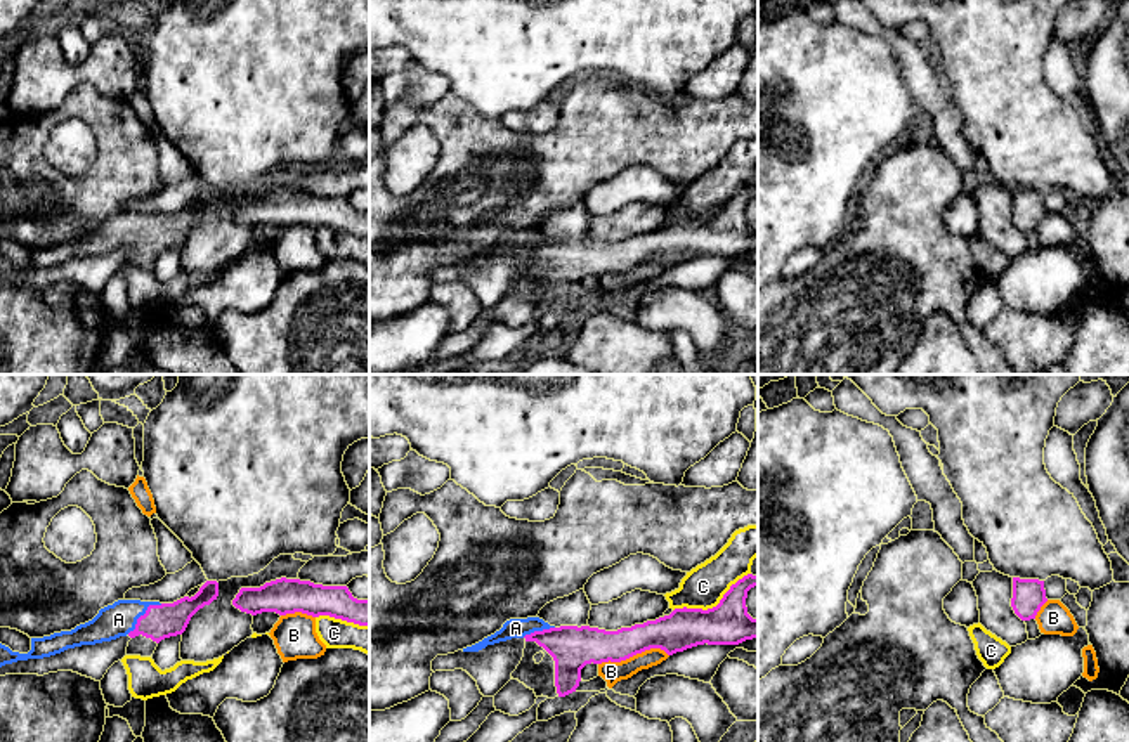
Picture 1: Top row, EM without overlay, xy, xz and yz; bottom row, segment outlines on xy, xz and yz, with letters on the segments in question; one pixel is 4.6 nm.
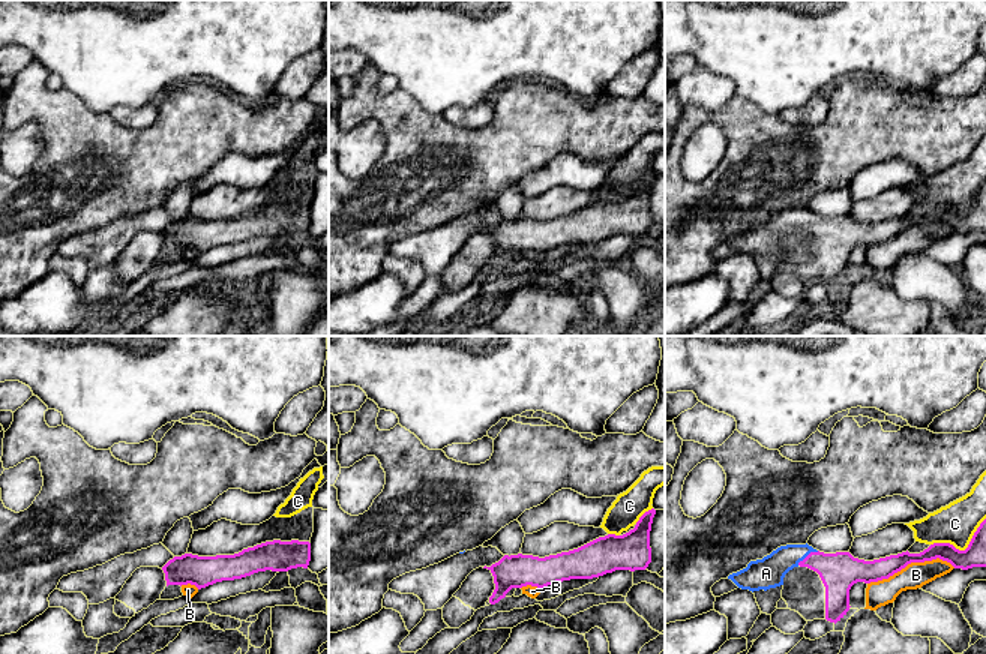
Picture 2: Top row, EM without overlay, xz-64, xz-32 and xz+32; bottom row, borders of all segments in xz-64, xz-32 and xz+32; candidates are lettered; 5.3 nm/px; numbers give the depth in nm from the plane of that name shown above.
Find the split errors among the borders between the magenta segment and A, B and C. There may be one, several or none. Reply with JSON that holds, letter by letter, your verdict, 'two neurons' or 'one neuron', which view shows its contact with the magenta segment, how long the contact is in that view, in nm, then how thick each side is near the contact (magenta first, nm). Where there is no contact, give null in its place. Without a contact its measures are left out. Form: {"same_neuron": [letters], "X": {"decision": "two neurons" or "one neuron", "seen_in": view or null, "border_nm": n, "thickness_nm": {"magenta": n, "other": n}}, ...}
{"same_neuron": ["A"], "A": {"decision": "one neuron", "seen_in": "xy", "border_nm": 220, "thickness_nm": {"magenta": 160, "other": 160}}, "B": {"decision": "two neurons", "seen_in": "xz", "border_nm": 340, "thickness_nm": {"magenta": 180, "other": 100}}, "C": {"decision": "two neurons", "seen_in": "xz", "border_nm": 400, "thickness_nm": {"magenta": 200, "other": 190}}}

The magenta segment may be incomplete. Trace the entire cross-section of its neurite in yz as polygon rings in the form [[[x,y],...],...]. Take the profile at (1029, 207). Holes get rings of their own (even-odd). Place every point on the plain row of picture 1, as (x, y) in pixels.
[[[1013,189],[1011,218],[1021,232],[1035,231],[1046,213],[1044,192]]]

